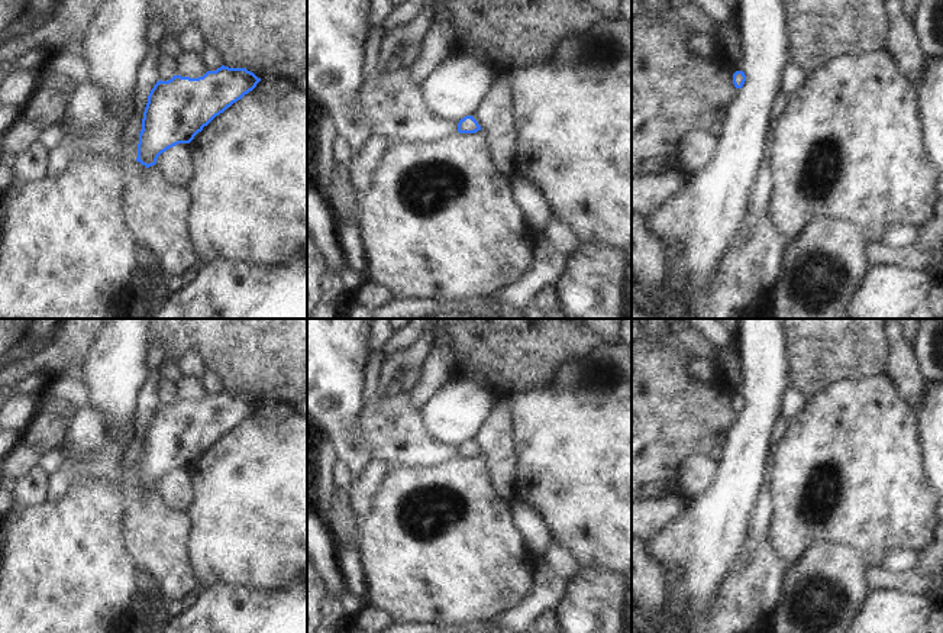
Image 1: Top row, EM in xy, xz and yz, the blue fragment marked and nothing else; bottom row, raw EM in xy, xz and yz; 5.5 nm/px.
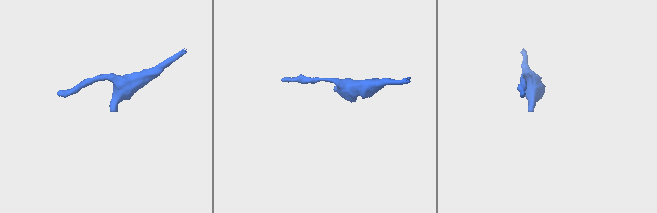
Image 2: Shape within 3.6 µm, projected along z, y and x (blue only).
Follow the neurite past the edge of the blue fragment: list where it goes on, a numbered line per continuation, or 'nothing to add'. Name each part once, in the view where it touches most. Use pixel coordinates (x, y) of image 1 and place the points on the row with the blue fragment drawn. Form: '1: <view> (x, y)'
nothing to add

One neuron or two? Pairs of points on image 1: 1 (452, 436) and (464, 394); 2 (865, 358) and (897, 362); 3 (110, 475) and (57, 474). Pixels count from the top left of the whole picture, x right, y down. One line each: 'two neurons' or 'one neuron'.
1: one neuron
2: two neurons
3: one neuron

